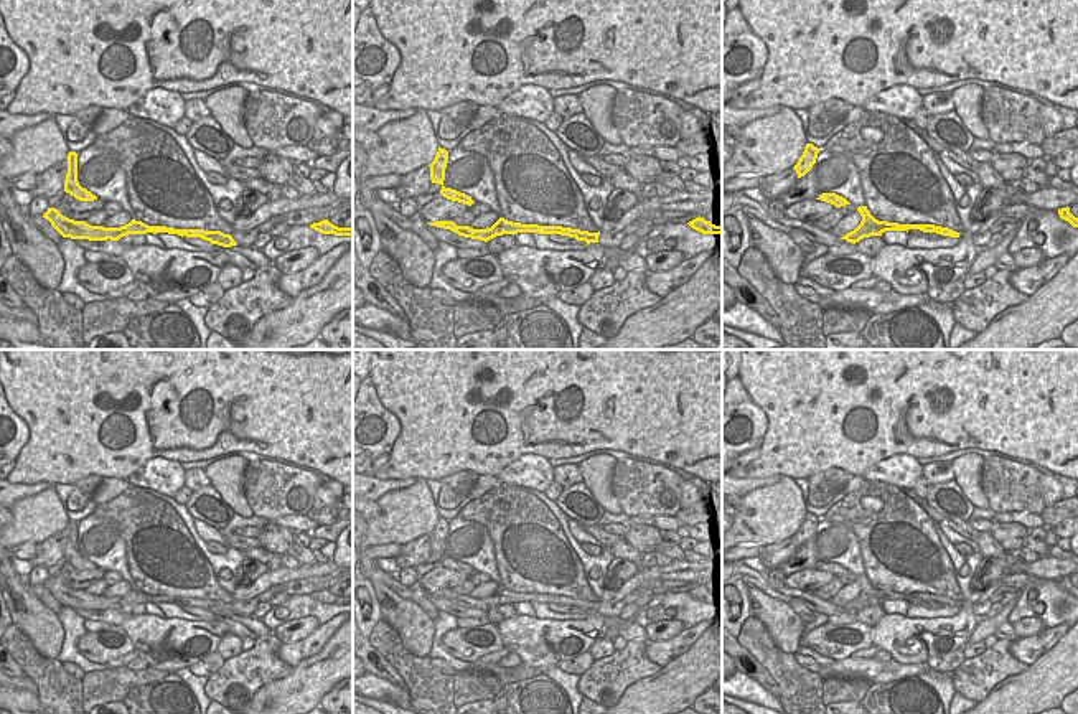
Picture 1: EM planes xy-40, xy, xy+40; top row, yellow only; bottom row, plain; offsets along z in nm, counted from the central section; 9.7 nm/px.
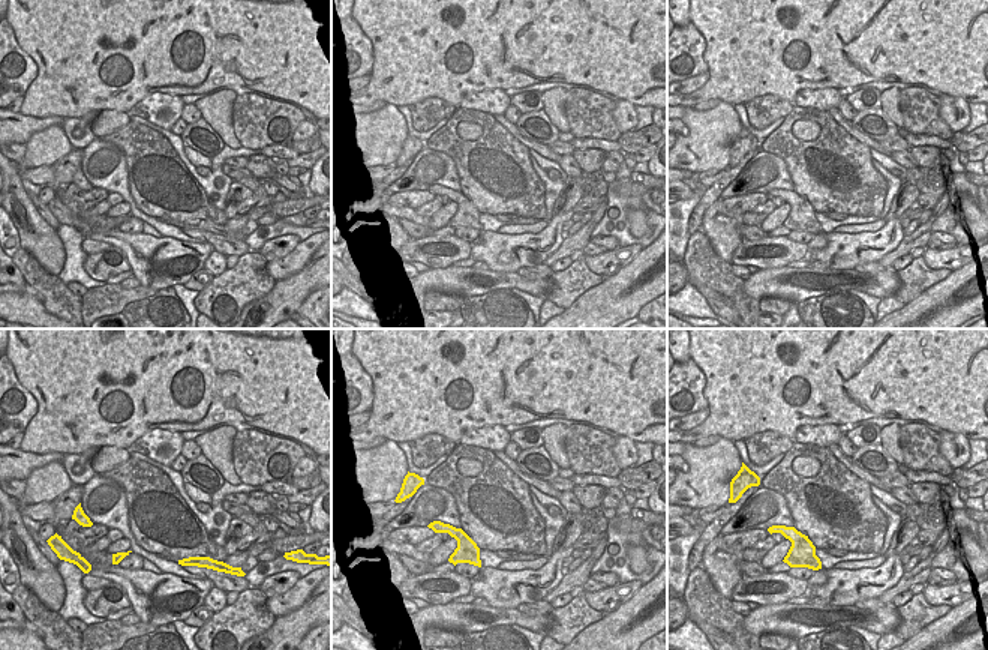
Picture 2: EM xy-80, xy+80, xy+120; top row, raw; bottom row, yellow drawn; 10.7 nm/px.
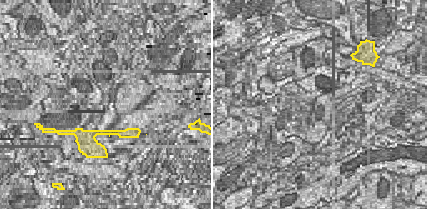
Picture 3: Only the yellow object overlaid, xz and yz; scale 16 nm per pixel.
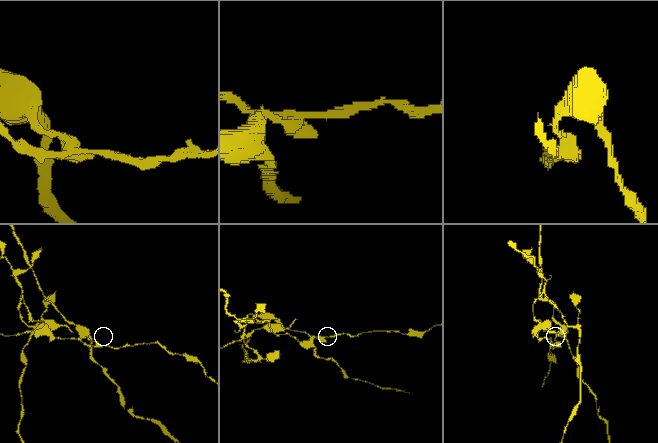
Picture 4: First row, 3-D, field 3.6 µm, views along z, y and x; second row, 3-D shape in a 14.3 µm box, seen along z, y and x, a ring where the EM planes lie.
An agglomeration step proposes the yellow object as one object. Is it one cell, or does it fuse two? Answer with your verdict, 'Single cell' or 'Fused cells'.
Fused cells.

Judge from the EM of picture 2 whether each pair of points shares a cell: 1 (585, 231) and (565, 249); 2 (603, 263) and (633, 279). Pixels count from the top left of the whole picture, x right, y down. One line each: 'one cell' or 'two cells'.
1: one cell
2: two cells

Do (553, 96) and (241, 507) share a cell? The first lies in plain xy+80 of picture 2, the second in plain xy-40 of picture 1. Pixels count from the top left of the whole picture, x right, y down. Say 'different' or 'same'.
same

